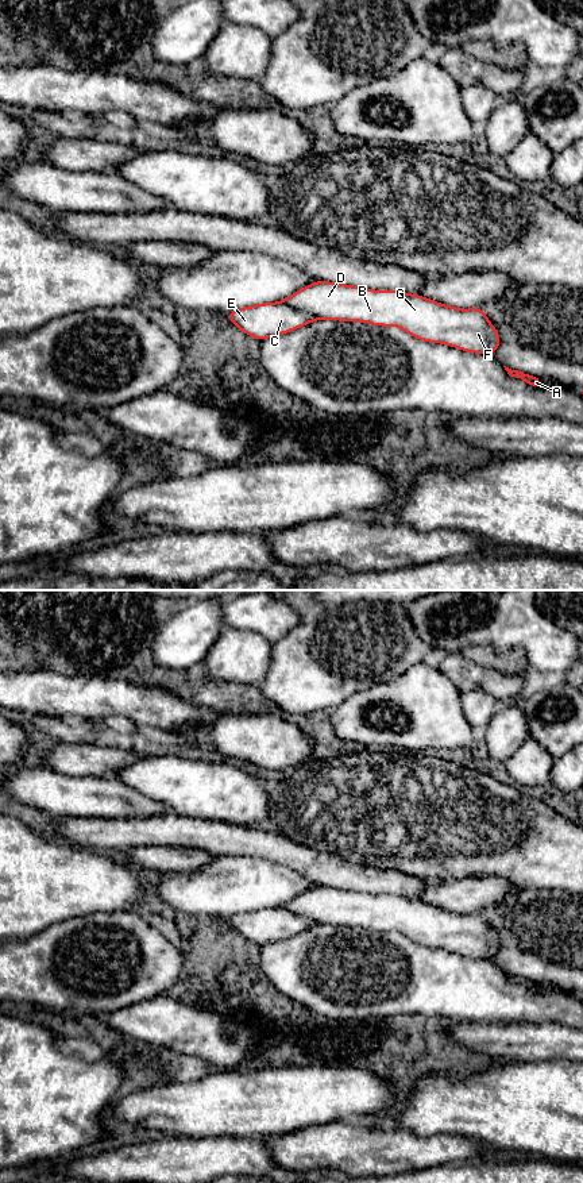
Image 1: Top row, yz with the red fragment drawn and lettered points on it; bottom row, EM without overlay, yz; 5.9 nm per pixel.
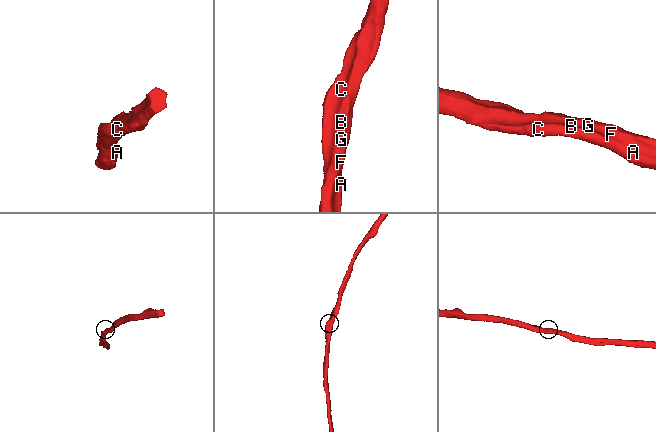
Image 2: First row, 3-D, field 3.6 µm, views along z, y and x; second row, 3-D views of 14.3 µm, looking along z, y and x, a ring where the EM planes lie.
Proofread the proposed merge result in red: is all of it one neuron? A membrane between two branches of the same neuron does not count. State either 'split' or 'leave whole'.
split

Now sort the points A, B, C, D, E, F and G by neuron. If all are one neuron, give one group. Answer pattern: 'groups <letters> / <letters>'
groups A C E / B D F G

